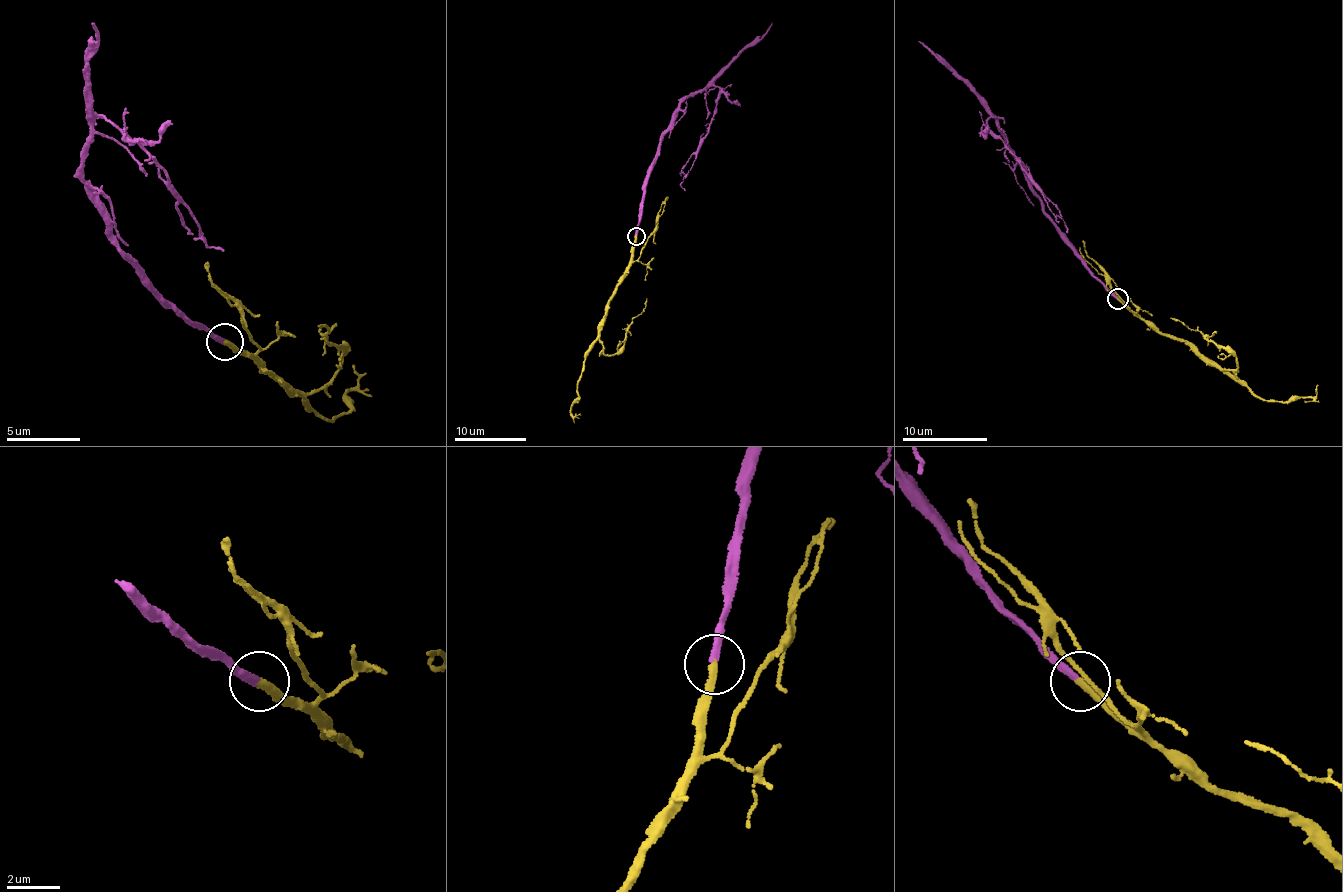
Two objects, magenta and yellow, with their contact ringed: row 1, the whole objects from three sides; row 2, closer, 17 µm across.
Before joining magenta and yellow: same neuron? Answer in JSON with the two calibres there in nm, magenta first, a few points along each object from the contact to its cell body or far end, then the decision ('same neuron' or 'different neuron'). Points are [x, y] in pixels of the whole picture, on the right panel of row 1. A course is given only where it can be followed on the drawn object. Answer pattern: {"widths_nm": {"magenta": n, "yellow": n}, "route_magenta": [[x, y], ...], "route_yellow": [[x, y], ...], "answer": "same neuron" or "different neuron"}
{"widths_nm": {"magenta": 260, "yellow": 240}, "route_magenta": [[1116, 299], [1083, 267], [1045, 214], [997, 118], [990, 118], [991, 129], [1065, 226], [1066, 233]], "route_yellow": [[1118, 299], [1163, 333], [1187, 341], [1264, 399], [1289, 403], [1314, 397], [1319, 384]], "answer": "same neuron"}

